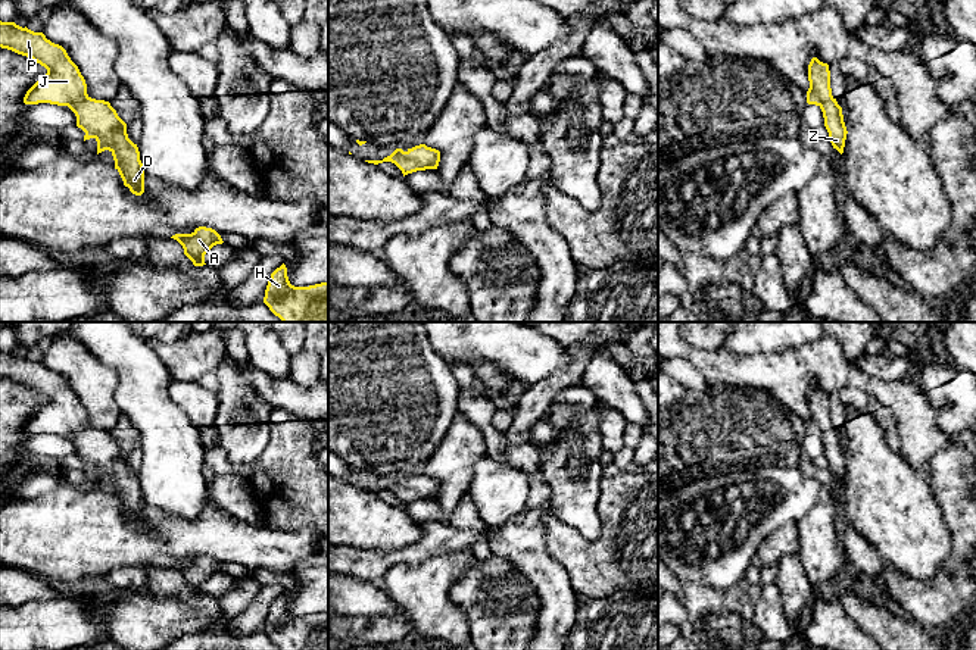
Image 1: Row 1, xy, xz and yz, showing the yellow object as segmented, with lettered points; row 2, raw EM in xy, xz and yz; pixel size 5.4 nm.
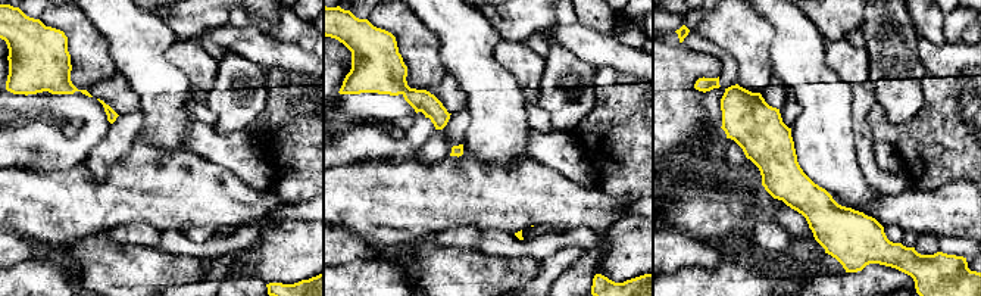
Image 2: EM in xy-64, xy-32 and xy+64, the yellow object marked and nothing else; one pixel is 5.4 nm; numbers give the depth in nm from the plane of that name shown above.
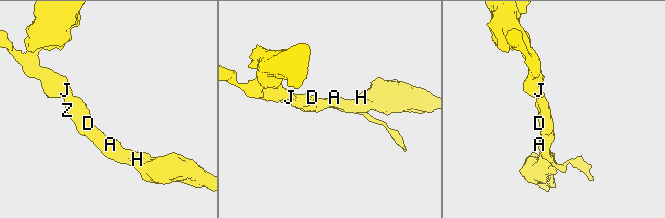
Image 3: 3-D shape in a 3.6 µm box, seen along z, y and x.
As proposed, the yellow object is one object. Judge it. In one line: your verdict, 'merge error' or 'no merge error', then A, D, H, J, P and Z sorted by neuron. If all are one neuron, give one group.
no merge error; A D H J P Z

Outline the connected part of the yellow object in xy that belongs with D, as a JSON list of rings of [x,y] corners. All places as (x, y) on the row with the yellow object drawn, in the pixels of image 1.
[[[0,21],[0,47],[26,56],[47,69],[47,74],[26,91],[25,104],[50,103],[68,106],[77,116],[77,126],[85,135],[84,141],[94,138],[97,141],[97,154],[109,150],[115,160],[115,169],[119,172],[124,185],[135,196],[144,193],[144,171],[140,160],[140,151],[127,134],[127,124],[118,116],[109,101],[91,99],[87,94],[87,84],[78,66],[71,60],[66,50],[46,38],[43,32],[34,32],[15,22]]]

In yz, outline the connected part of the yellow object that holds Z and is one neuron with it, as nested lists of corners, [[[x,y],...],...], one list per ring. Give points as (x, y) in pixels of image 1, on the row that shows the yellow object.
[[[813,57],[808,65],[808,81],[807,103],[821,109],[829,141],[842,154],[848,131],[844,122],[842,107],[832,96],[829,65]]]

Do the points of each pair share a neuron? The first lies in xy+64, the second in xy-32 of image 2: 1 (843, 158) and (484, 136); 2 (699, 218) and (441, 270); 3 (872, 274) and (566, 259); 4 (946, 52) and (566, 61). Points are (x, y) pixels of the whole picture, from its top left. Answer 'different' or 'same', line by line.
1: same
2: different
3: different
4: different

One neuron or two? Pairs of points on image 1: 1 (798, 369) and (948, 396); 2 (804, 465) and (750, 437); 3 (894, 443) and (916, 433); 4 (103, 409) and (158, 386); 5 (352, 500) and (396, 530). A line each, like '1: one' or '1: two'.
1: two
2: two
3: two
4: two
5: one

